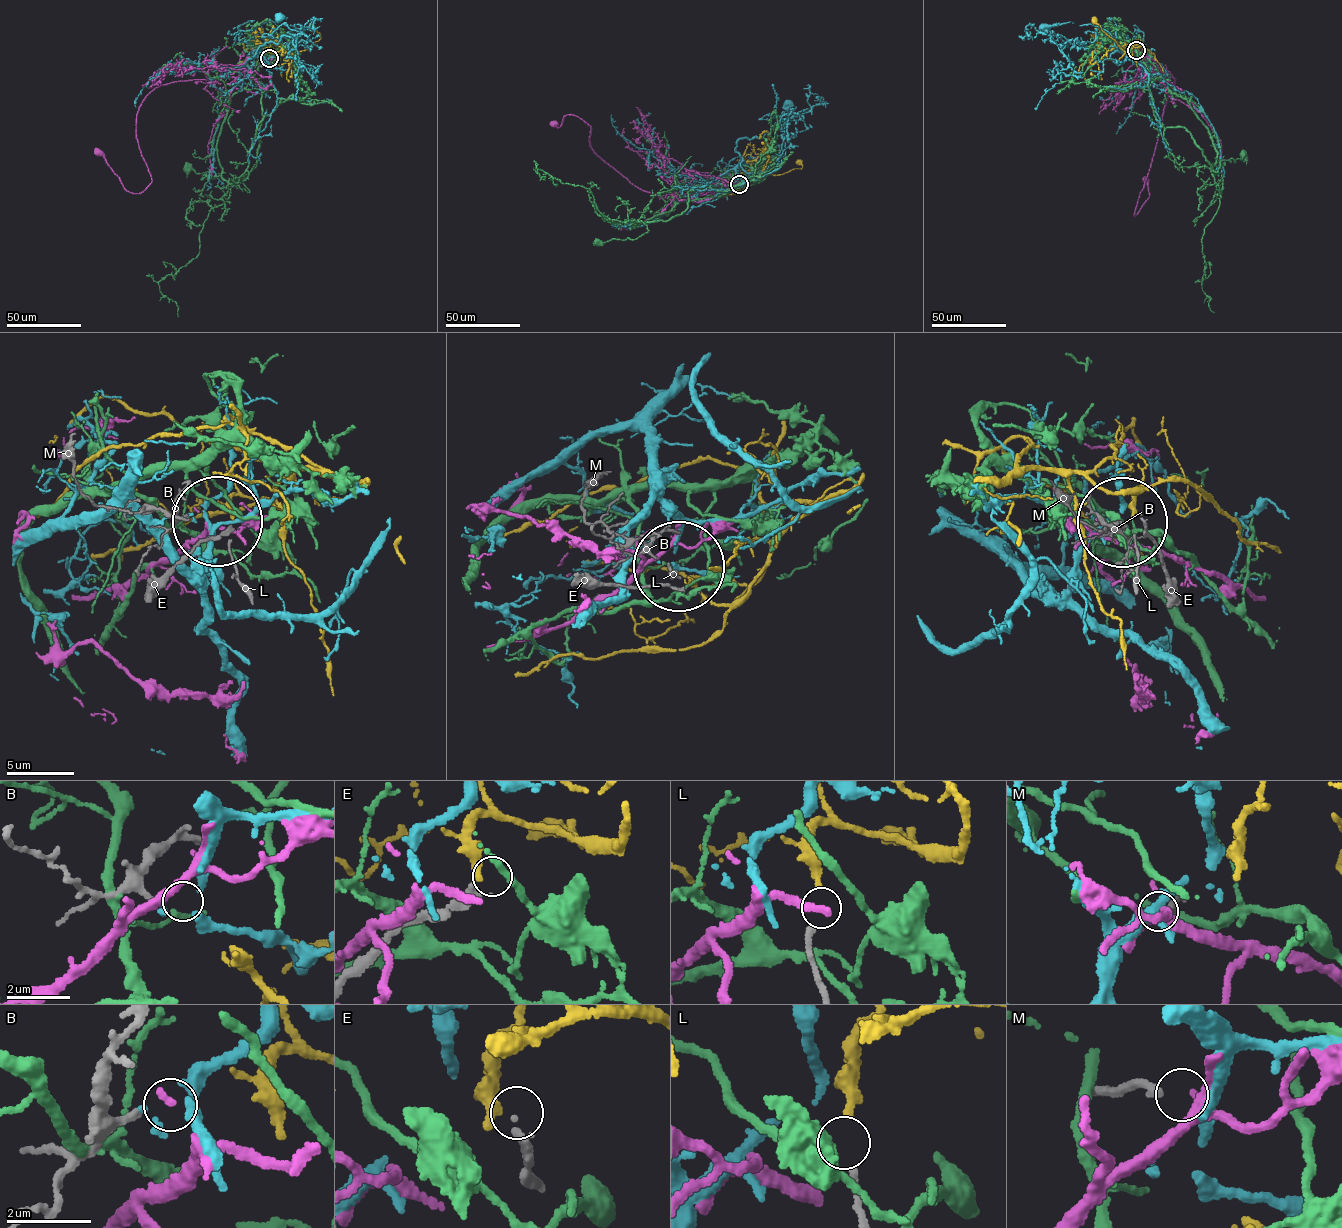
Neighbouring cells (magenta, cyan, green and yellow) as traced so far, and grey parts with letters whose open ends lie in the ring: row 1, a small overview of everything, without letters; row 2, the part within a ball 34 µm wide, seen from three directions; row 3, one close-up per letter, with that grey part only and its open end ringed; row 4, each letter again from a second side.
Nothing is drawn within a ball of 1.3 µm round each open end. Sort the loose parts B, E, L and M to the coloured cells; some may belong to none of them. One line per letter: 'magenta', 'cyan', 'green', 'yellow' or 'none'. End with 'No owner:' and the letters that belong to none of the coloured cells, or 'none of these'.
B: cyan
E: none
L: yellow
M: magenta
No owner: E

